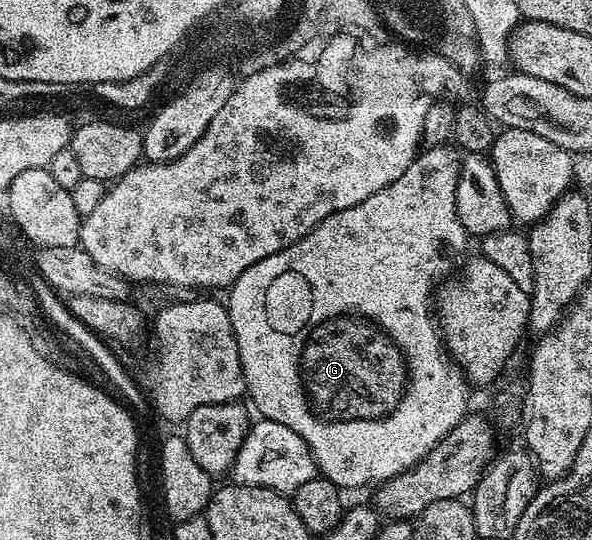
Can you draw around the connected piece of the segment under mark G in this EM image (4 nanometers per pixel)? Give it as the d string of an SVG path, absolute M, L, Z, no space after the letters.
M442 146L426 147L415 155L413 164L409 164L409 168L405 168L405 172L401 172L401 176L397 176L397 180L393 180L386 190L373 192L373 196L369 196L369 200L363 204L353 204L353 208L335 212L333 216L321 220L321 224L314 226L289 248L273 256L265 256L265 260L257 260L257 264L253 264L253 268L245 268L245 272L241 272L241 276L237 276L237 280L226 291L225 305L229 320L233 320L233 332L237 336L237 348L241 352L247 385L246 397L251 398L252 402L250 405L255 405L263 418L285 424L285 428L293 428L293 432L297 432L297 436L309 444L309 452L318 473L344 491L387 482L393 476L413 468L444 436L453 432L453 428L457 428L457 424L461 424L461 420L469 413L467 401L471 398L472 387L463 367L445 353L439 324L433 313L433 295L437 283L454 271L451 269L455 261L457 266L468 253L469 243L469 236L460 227L457 208L453 204L457 196L455 181L459 175L460 159L451 158L448 150Z

